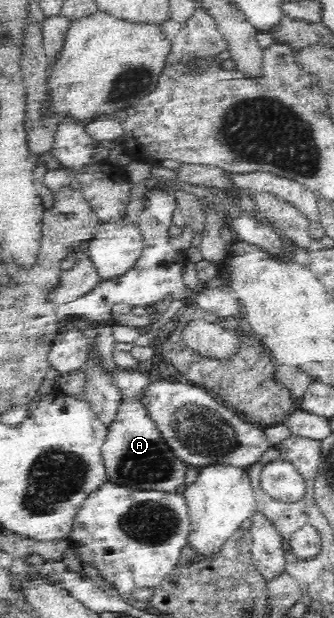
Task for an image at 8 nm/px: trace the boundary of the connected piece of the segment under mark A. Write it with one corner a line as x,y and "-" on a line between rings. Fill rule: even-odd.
117,368
112,374
113,384
121,390
122,401
113,421
108,425
105,443
101,447
109,482
141,491
174,493
179,485
183,485
188,465
173,454
140,404
141,391
151,379
152,373

